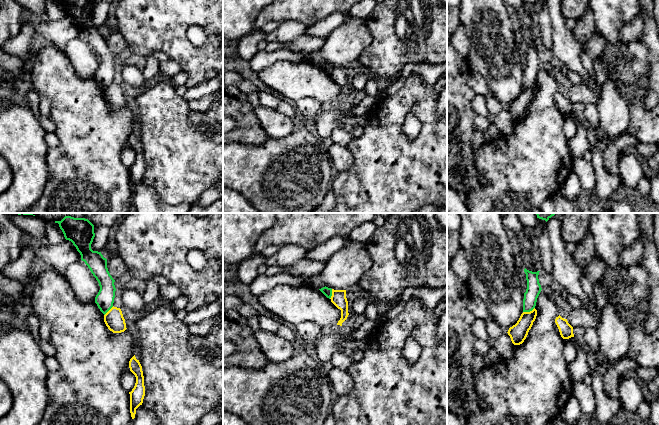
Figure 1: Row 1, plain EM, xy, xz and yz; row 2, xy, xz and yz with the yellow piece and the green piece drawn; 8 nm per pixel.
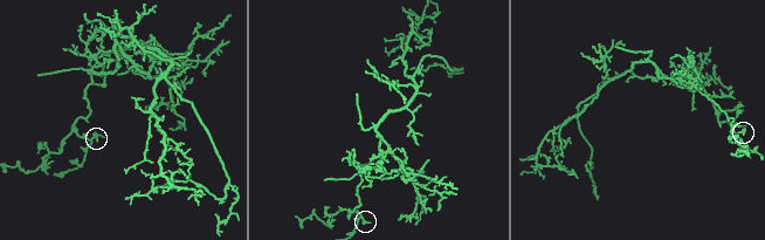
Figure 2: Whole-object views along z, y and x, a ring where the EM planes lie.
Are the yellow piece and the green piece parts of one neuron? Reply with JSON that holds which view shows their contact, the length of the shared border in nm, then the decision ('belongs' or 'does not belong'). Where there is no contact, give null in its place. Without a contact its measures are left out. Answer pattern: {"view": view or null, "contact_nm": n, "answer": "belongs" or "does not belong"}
{"view": "yz", "contact_nm": 100, "answer": "does not belong"}

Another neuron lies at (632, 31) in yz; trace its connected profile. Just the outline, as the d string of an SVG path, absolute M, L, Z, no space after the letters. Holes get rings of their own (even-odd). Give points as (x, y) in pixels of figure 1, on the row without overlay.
M640 12L630 22L620 29L621 40L624 43L640 41L643 36L643 14Z

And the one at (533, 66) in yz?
M525 44L524 48L526 50L527 65L524 69L523 88L530 88L535 84L537 74L542 66L538 55L540 47L532 48Z

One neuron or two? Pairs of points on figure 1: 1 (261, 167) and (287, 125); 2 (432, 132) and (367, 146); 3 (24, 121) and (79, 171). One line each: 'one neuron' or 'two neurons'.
1: two neurons
2: one neuron
3: two neurons

